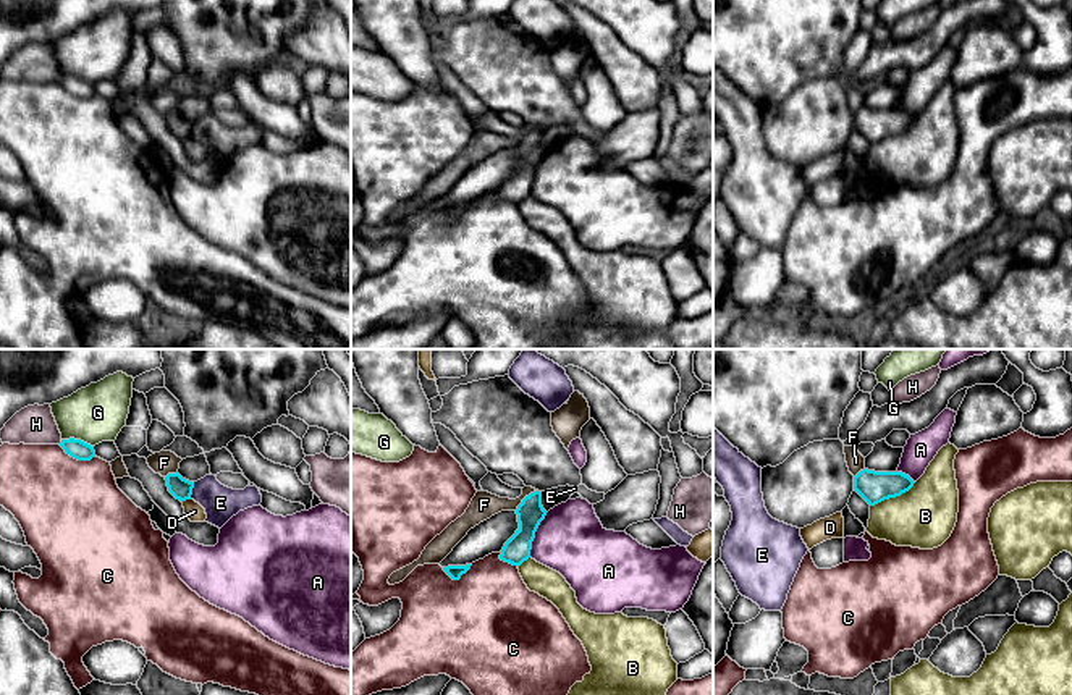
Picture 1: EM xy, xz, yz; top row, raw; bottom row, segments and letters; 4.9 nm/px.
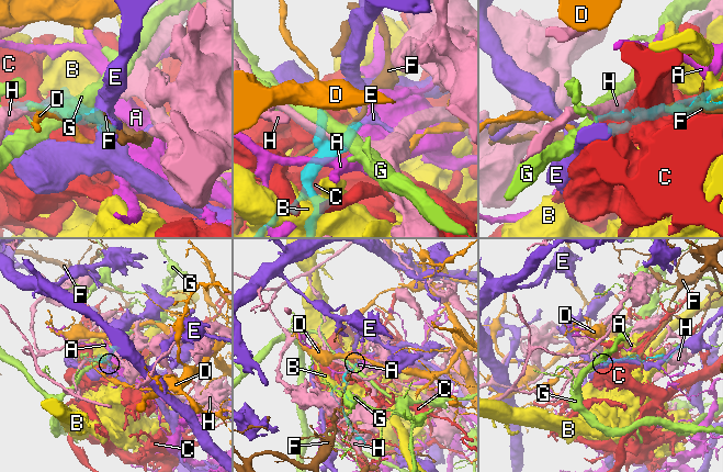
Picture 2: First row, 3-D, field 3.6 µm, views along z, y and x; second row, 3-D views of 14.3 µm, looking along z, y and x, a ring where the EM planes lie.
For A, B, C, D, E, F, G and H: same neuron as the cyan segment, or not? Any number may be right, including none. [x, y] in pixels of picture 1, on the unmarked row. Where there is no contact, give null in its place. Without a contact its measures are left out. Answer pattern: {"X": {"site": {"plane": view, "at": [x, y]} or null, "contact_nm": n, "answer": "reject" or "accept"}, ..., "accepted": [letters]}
{"A": {"site": {"plane": "xz", "at": [534, 173]}, "contact_nm": 240, "answer": "reject"}, "B": {"site": {"plane": "yz", "at": [893, 134]}, "contact_nm": 260, "answer": "reject"}, "C": {"site": {"plane": "xy", "at": [78, 97]}, "contact_nm": 200, "answer": "reject"}, "D": {"site": {"plane": "xy", "at": [185, 138]}, "contact_nm": 50, "answer": "reject"}, "E": {"site": {"plane": "xy", "at": [191, 128]}, "contact_nm": 90, "answer": "reject"}, "F": {"site": {"plane": "xz", "at": [524, 136]}, "contact_nm": 160, "answer": "reject"}, "G": {"site": {"plane": "xy", "at": [78, 78]}, "contact_nm": 170, "answer": "reject"}, "H": {"site": {"plane": "xy", "at": [62, 80]}, "contact_nm": 30, "answer": "reject"}, "accepted": []}

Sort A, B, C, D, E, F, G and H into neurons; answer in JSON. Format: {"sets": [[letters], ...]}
{"sets": [["A"], ["B"], ["C"], ["D"], ["E"], ["F"], ["G"], ["H"]]}

